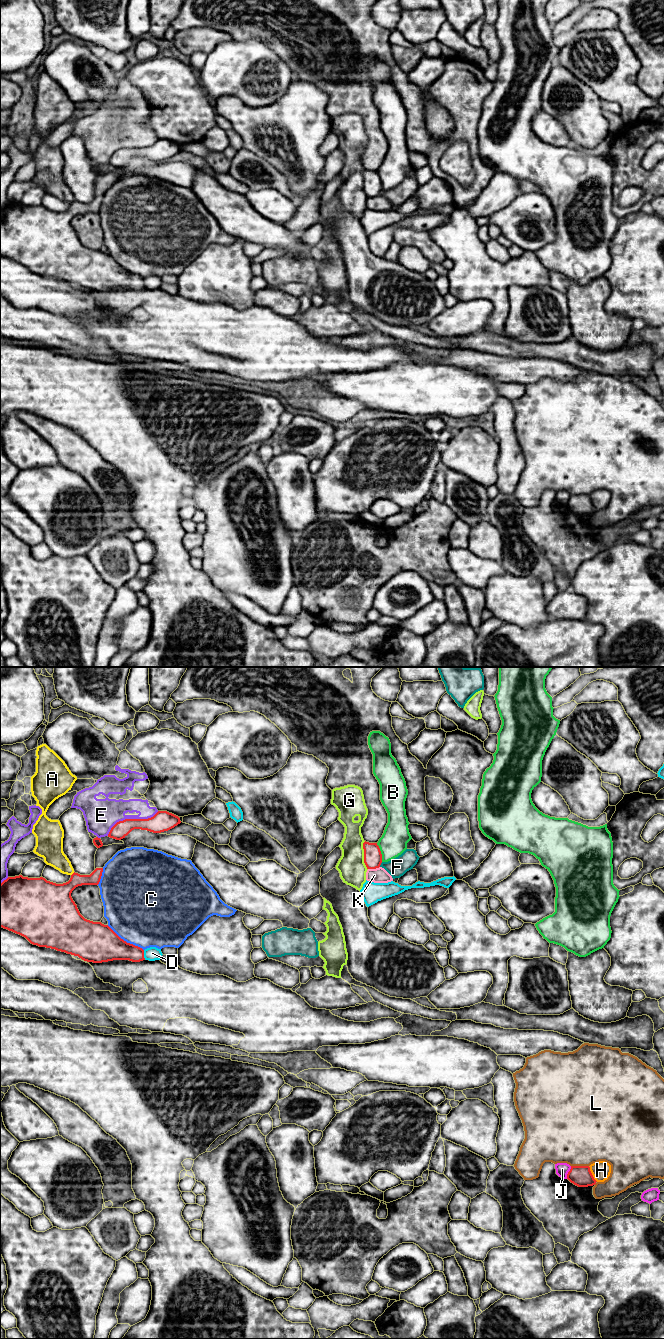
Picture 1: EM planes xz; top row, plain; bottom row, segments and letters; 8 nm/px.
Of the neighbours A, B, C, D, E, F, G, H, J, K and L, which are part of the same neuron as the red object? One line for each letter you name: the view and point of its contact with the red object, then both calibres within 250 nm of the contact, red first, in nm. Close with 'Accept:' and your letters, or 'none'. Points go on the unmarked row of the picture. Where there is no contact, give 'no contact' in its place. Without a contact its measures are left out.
Accept: none

